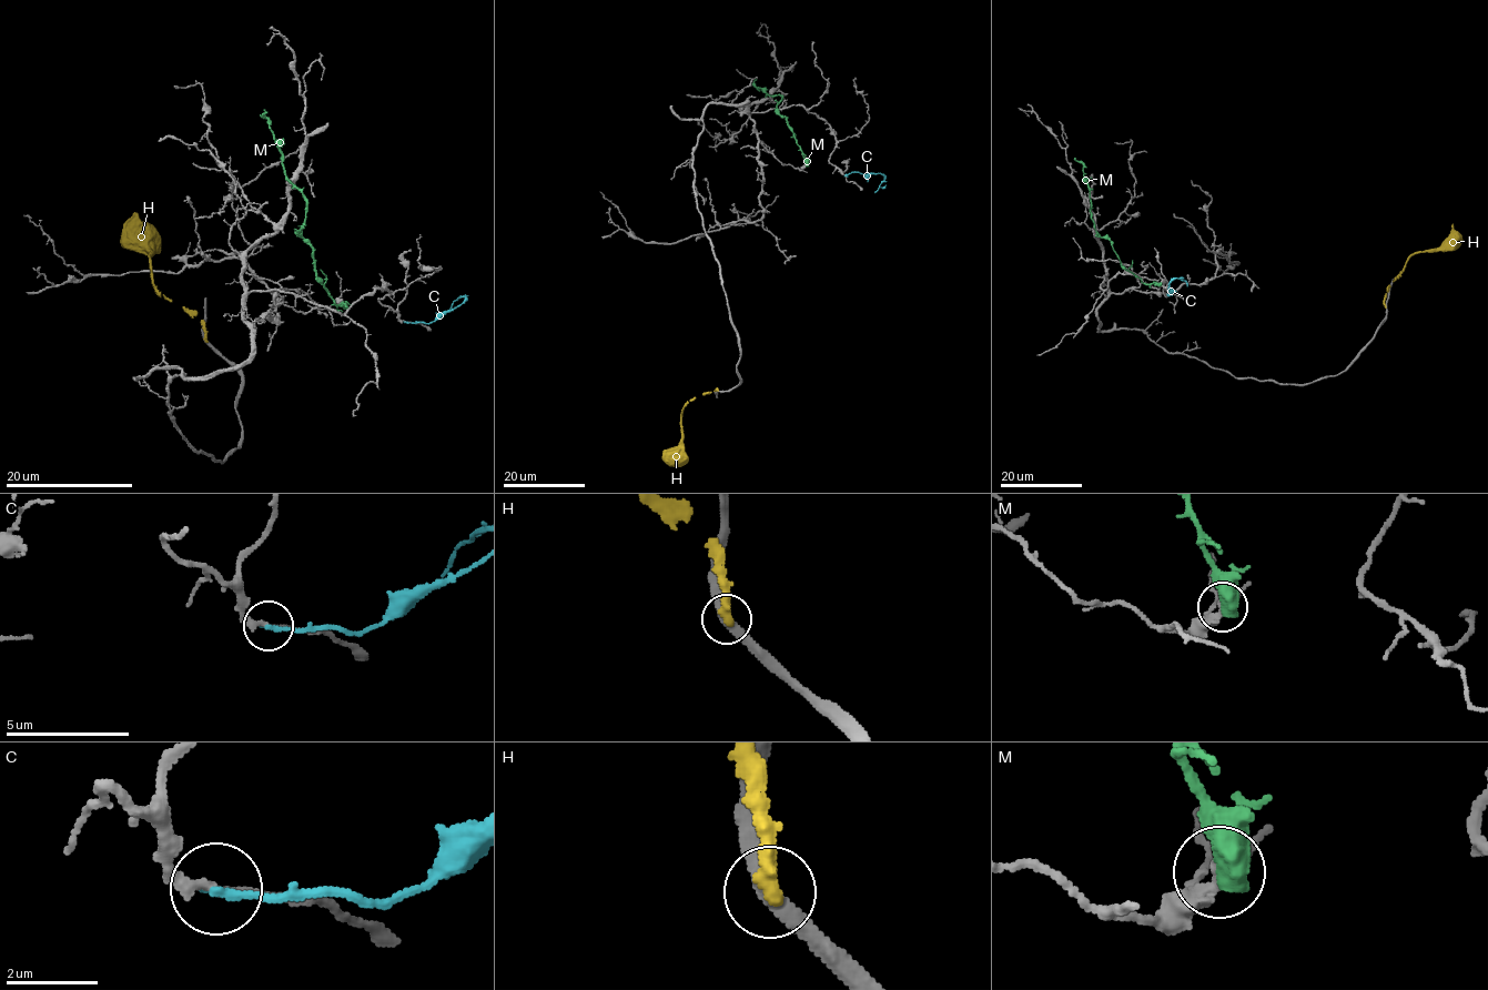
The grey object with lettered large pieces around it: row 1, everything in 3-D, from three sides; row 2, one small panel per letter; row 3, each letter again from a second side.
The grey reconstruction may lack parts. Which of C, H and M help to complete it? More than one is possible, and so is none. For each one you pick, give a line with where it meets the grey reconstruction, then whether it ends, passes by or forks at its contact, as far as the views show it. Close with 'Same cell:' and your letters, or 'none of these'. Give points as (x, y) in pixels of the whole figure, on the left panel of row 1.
Same cell: none of these

